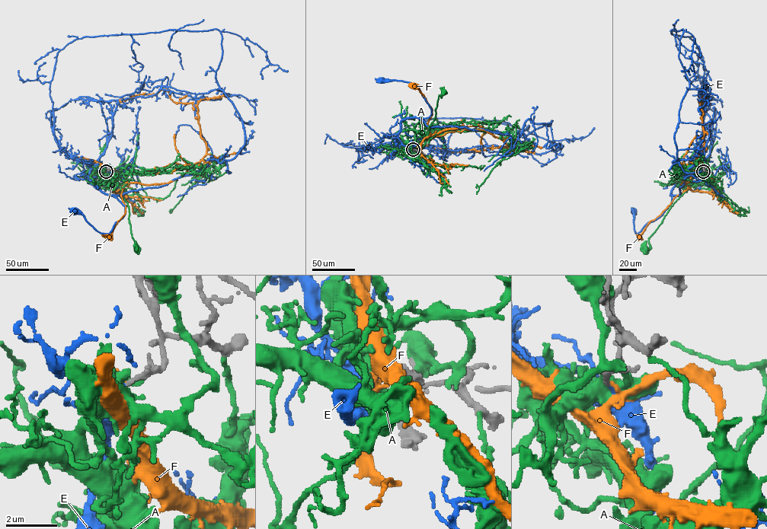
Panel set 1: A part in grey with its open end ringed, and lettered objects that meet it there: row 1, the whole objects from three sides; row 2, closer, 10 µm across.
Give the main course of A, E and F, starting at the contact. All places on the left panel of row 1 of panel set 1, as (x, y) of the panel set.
A: (107, 171), (104, 174), (120, 186), (122, 196), (127, 203), (132, 237), (137, 250)
E: (106, 171), (104, 178), (91, 180), (124, 206), (125, 214), (112, 230), (100, 233), (73, 210)
F: (106, 171), (109, 167), (123, 173), (126, 183), (121, 196), (126, 205), (125, 213), (109, 237)

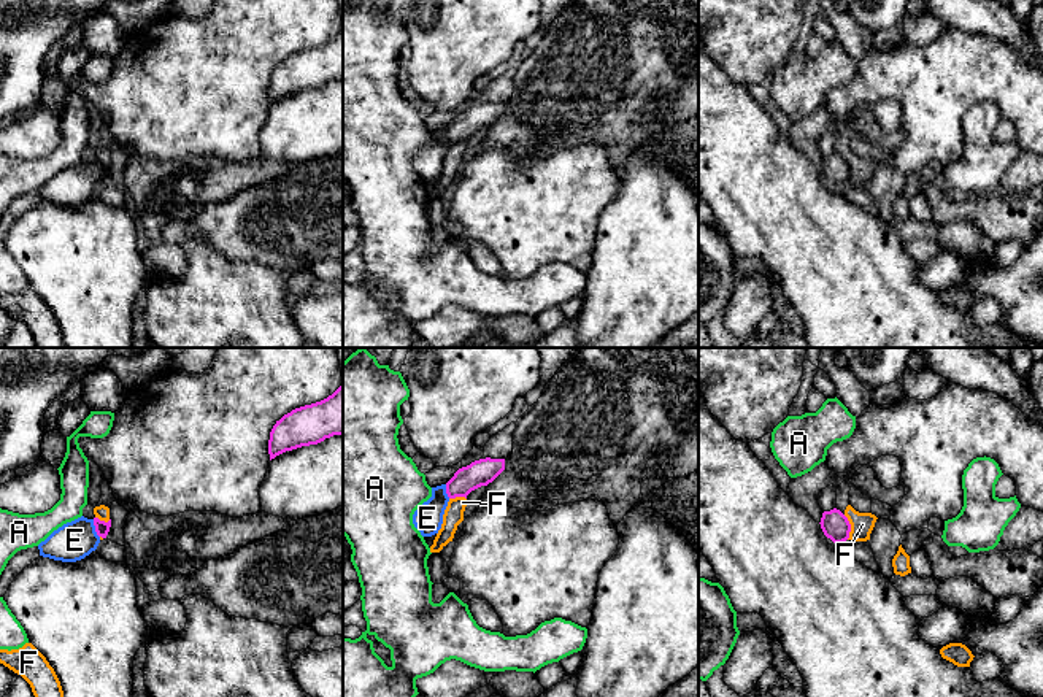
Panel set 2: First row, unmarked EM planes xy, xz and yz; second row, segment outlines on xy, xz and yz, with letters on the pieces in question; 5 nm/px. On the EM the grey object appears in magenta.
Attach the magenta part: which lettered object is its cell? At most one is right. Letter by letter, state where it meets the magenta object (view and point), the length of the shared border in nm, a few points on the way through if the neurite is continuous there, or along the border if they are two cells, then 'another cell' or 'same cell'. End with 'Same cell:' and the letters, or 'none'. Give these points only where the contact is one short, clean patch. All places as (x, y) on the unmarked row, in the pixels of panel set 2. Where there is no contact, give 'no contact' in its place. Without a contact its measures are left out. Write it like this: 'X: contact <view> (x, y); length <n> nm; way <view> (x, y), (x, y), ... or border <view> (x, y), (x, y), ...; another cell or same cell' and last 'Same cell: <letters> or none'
A: no contact; another cell
E: contact xy (96, 173); length 100 nm; way xy (102, 172), (96, 173), (75, 184); same cell
F: contact yz (850, 172); length 130 nm; another cell
Same cell: E

